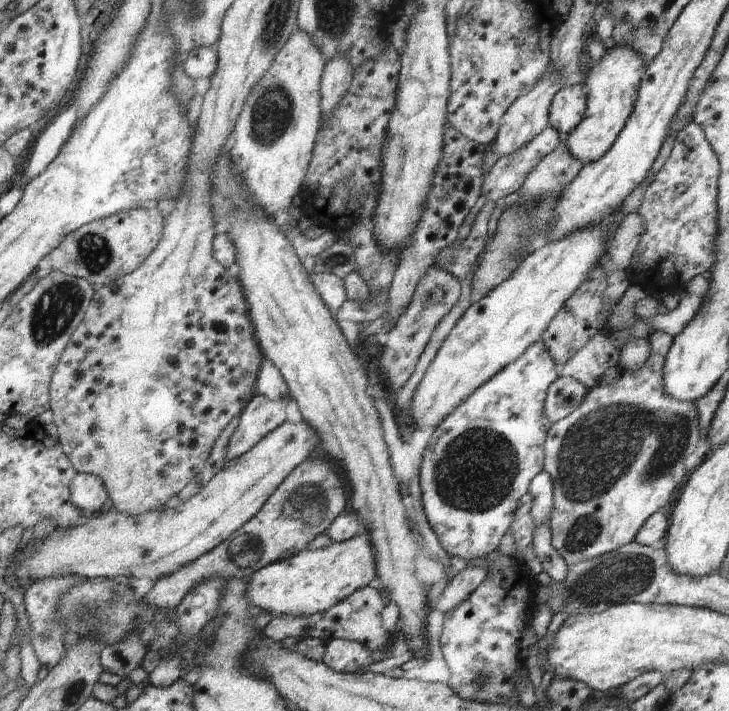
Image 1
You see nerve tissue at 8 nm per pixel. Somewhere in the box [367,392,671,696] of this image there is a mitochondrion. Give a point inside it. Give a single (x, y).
(477, 471)

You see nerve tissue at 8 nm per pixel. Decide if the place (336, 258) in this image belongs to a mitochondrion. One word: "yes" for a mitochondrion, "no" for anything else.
yes

